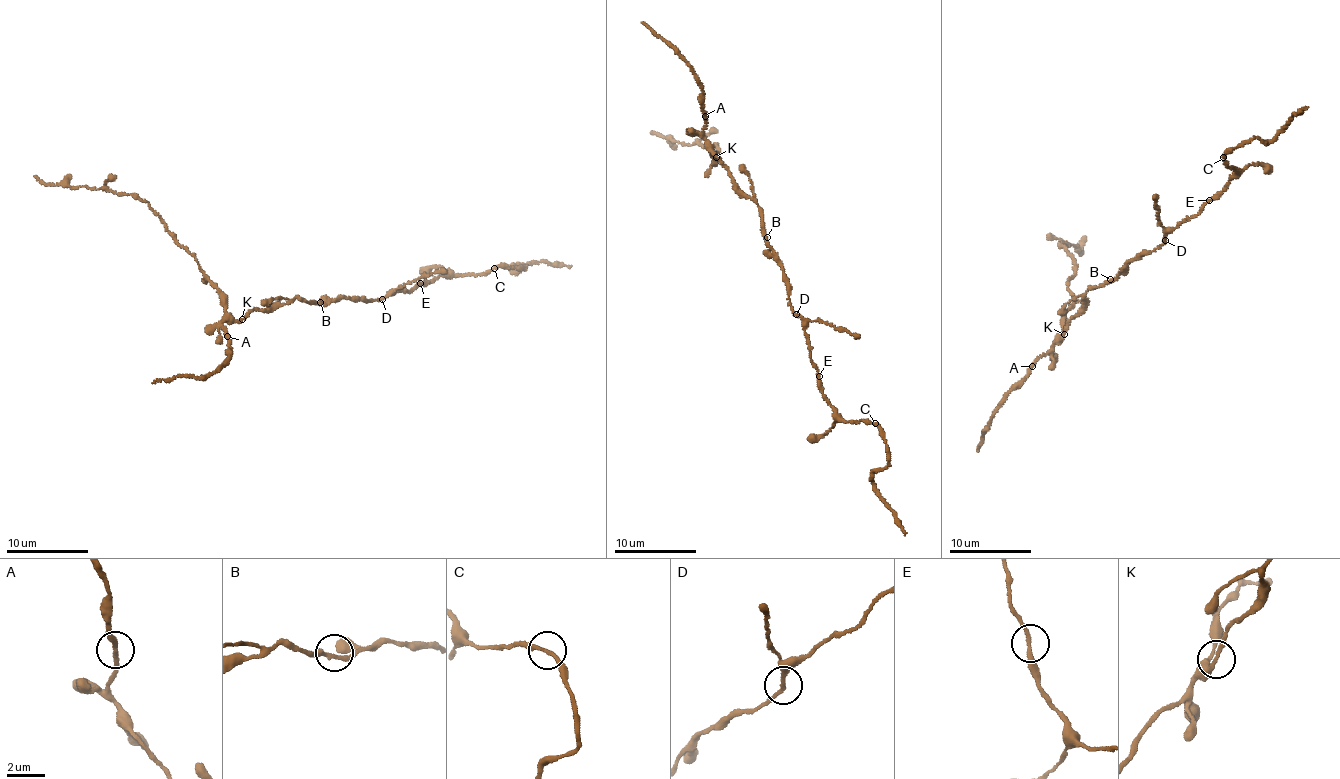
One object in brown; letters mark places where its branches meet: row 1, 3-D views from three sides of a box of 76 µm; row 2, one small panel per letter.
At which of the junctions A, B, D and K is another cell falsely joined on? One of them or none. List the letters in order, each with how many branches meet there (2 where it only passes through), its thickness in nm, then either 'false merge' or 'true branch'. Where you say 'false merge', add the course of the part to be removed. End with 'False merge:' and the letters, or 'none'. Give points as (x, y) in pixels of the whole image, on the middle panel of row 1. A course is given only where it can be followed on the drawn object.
A: 2 branches meet; 220 nm thick; true branch
B: 2 branches meet; 240 nm thick; true branch
D: 2 branches meet; 200 nm thick; true branch
K: 2 branches meet; 190 nm thick; true branch
False merge: none

